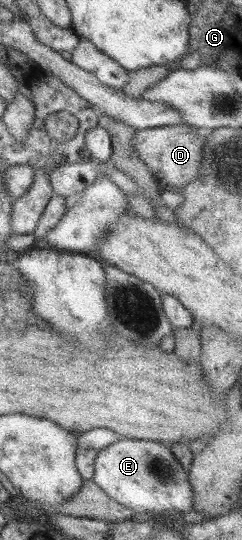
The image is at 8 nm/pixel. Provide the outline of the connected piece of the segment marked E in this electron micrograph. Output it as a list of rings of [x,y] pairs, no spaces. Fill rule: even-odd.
[[[124,437],[102,448],[96,456],[92,480],[110,498],[138,514],[175,515],[190,512],[194,504],[189,469],[178,461],[170,446],[156,441]]]

